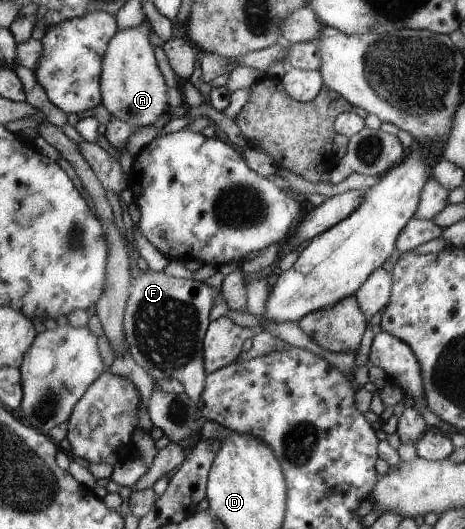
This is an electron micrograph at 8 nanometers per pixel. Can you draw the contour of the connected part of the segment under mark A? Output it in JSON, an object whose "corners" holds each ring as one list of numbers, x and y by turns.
{"corners":[[143,23,134,28,118,30,108,42,102,60,101,98,114,118,125,121,133,128,149,126,168,109,168,87,156,65,154,47,150,40,150,25]]}

